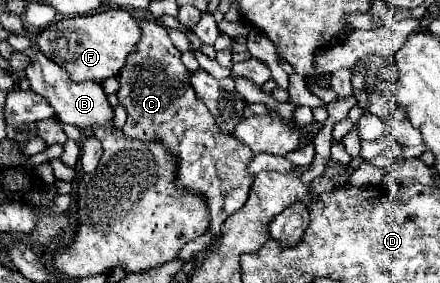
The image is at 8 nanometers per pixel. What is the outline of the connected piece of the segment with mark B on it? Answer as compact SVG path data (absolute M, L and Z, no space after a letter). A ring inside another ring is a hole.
M31 47L25 51L29 57L35 57L35 65L27 69L27 79L31 83L31 89L35 89L41 97L49 101L49 105L55 109L55 115L59 121L79 127L81 131L91 129L93 125L113 125L113 109L107 103L107 97L103 93L103 87L95 81L83 81L83 83L71 83L67 73L55 65L51 59L47 59L43 53L39 53L37 47Z

